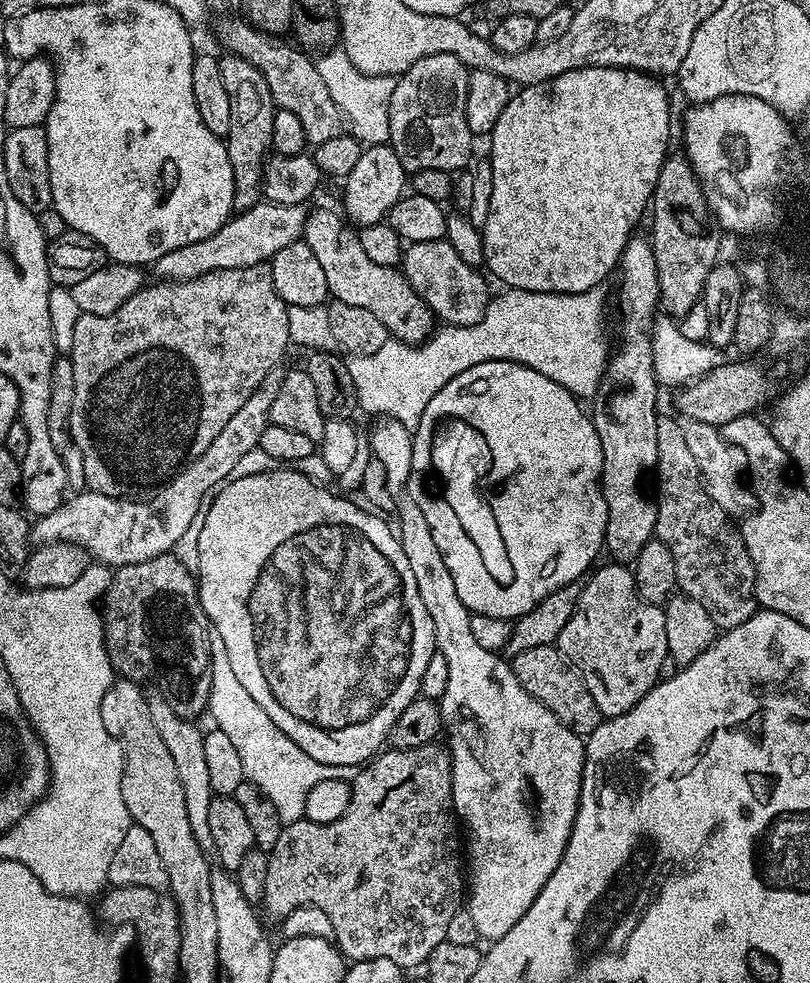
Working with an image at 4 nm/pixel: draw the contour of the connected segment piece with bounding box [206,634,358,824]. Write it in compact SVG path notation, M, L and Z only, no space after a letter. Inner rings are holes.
M215 634L210 638L210 654L212 655L212 681L210 682L210 698L206 709L212 715L212 724L222 730L222 734L230 737L230 742L238 749L242 762L244 779L247 783L257 785L278 810L281 823L292 823L303 819L306 797L318 782L326 782L330 778L351 780L356 777L357 766L330 766L322 762L314 762L306 750L302 750L270 719L270 714L250 698L250 693L238 682L234 669L230 667L230 658L226 654L226 645L222 638Z

